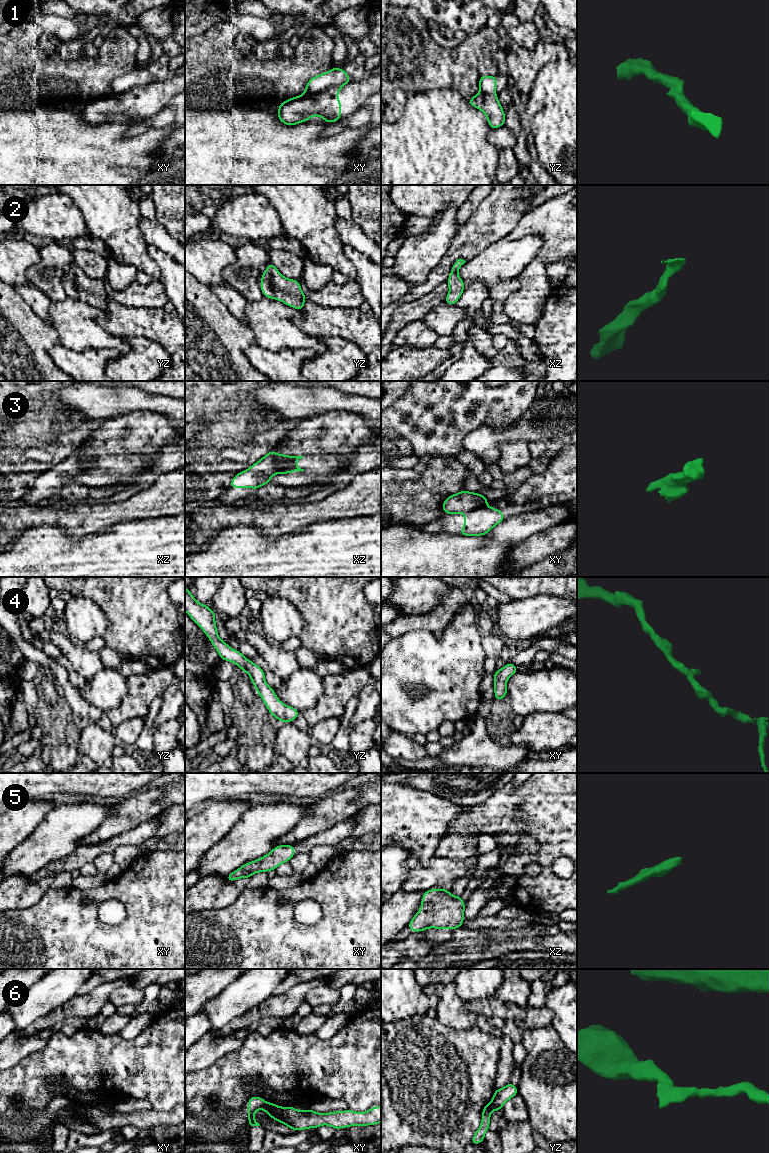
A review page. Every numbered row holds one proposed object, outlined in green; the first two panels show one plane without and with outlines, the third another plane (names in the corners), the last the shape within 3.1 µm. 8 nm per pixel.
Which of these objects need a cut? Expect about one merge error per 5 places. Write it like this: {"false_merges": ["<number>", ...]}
{"false_merges": ["1", "3", "6"]}

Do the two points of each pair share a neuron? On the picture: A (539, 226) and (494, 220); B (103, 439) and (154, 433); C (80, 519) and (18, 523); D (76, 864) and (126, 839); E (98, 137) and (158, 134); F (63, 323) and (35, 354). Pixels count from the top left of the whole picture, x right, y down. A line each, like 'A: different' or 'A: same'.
A: different
B: same
C: same
D: same
E: same
F: different

